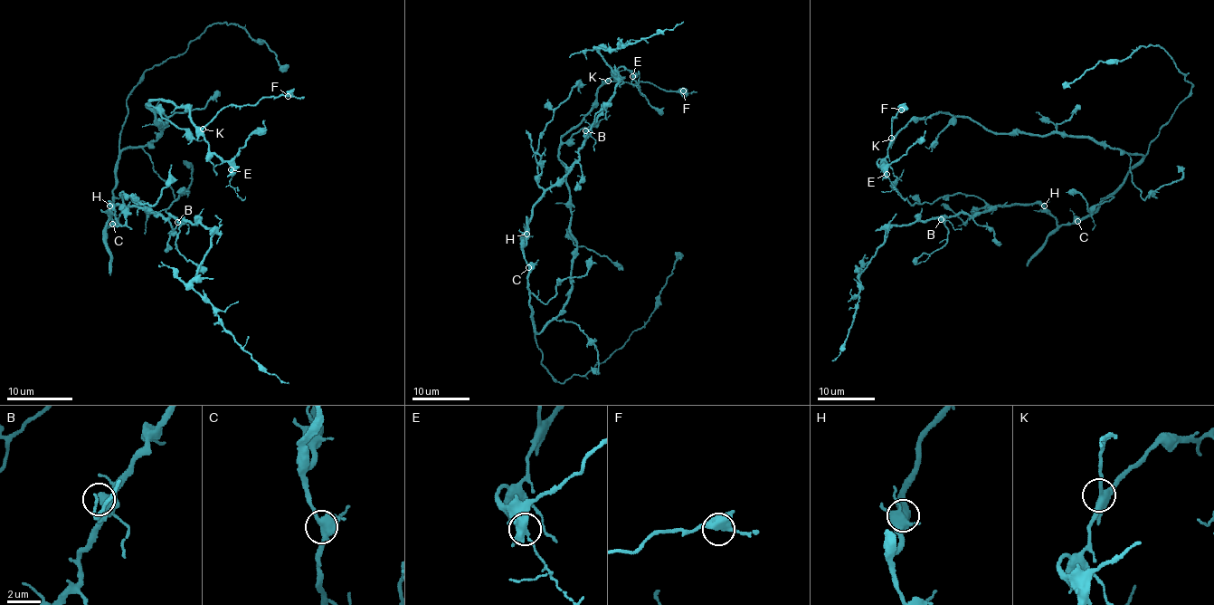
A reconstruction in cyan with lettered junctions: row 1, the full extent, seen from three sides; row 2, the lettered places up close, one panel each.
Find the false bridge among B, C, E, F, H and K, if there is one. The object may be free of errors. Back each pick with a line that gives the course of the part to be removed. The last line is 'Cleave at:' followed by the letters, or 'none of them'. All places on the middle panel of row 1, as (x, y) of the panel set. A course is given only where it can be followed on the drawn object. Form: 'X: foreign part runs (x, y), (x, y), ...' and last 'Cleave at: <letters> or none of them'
Cleave at: none of them

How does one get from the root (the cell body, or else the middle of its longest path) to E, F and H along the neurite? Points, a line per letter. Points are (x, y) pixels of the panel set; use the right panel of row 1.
E: (1111, 194), (1141, 155), (1058, 132), (997, 134), (948, 112), (914, 118), (877, 161), (886, 174)
F: (1111, 194), (1141, 155), (1058, 132), (997, 134), (948, 112), (911, 120), (894, 137), (892, 117), (901, 110)
H: (1111, 194), (1093, 213), (1068, 224), (1058, 225), (1057, 218), (1044, 206)

